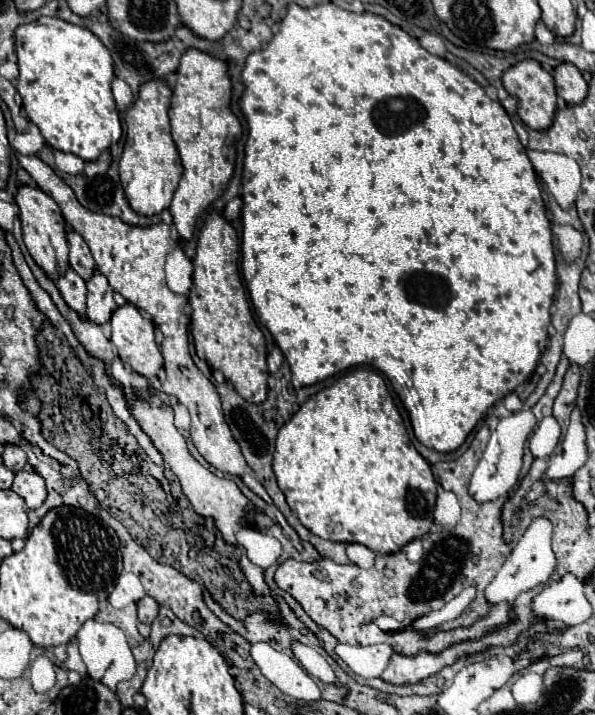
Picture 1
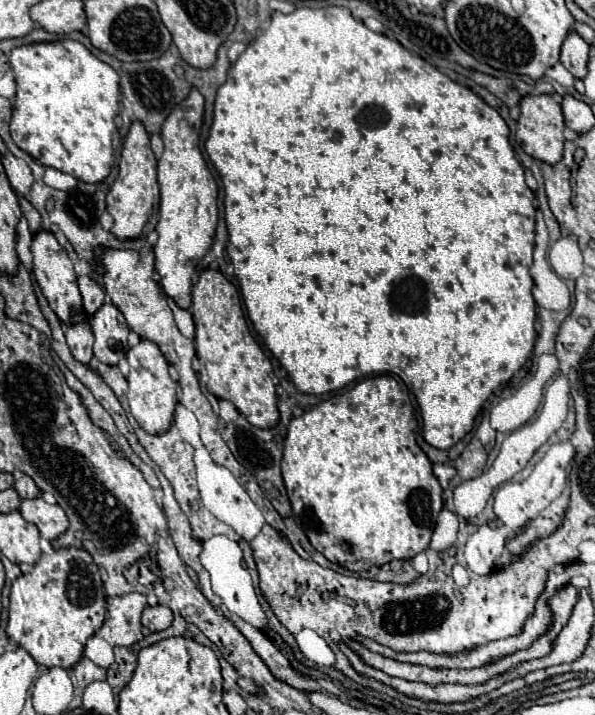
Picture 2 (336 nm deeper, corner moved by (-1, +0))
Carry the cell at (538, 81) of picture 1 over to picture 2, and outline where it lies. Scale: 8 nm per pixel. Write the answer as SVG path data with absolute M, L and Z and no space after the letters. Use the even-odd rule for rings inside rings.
M529 95L521 101L521 117L517 121L517 141L521 143L521 149L531 155L537 161L543 161L547 165L555 165L563 157L563 137L565 123L561 107L553 101L551 95Z

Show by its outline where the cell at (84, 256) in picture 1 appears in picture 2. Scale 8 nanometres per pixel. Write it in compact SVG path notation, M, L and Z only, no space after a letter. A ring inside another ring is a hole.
M87 275L79 277L79 289L81 289L81 295L83 295L83 309L85 309L87 317L93 317L93 313L105 301L105 291L103 291L103 287L97 281L93 281Z

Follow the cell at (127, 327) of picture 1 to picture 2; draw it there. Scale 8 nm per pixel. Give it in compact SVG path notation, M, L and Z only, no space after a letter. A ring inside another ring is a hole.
M141 341L137 347L129 349L127 363L131 367L131 373L127 379L129 381L127 399L129 399L131 415L141 425L141 429L147 431L149 435L161 435L169 431L173 423L173 411L177 407L177 383L169 375L169 363L165 361L163 353L155 343Z

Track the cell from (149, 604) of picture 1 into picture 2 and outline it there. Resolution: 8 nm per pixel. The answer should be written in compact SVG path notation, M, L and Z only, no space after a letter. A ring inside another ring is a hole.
M163 605L147 607L143 611L141 623L143 623L143 627L147 627L153 633L155 631L163 631L163 629L167 629L173 623L173 611L169 607L163 607Z

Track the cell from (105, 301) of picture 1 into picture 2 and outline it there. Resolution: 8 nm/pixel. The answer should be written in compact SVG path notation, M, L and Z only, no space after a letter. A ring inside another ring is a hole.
M105 303L91 317L91 329L95 335L95 357L105 365L119 365L119 361L125 359L129 351L129 327L121 311L113 303Z

